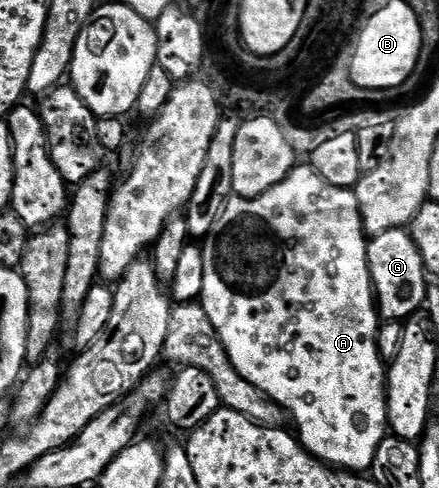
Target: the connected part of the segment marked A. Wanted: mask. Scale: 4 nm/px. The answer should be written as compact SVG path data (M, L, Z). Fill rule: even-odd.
M295 167L283 183L271 187L271 191L258 197L234 196L227 203L223 215L219 215L208 237L204 238L201 249L203 291L199 303L207 311L207 319L211 319L211 323L217 328L217 337L223 343L235 371L239 371L239 375L243 375L243 379L247 379L251 387L259 387L259 391L270 397L288 416L289 413L293 416L293 421L297 424L296 436L312 457L342 471L372 470L375 451L387 436L389 424L389 413L385 409L387 365L381 360L377 350L377 333L381 330L383 321L377 308L377 294L373 292L373 280L367 263L368 250L369 241L363 227L356 192L327 183L327 179L323 179L311 167Z

